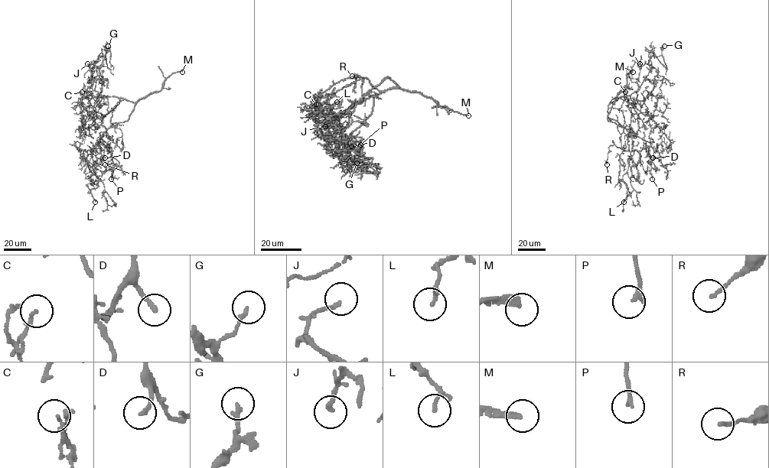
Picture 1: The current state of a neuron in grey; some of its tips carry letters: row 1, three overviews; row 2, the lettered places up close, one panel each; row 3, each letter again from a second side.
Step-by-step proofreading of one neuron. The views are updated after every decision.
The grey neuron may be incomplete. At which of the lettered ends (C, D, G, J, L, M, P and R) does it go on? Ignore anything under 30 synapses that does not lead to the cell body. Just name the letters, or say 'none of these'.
C, D, M, P

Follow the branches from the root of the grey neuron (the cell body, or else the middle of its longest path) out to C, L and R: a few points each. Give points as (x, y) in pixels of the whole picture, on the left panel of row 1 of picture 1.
C: (131, 115), (135, 103), (115, 96), (101, 95), (93, 107), (84, 106), (82, 92)
L: (131, 115), (127, 120), (109, 127), (93, 147), (89, 165), (99, 178), (97, 186), (90, 192), (95, 202)
R: (131, 115), (127, 120), (109, 127), (92, 151), (90, 149), (100, 144), (109, 145), (111, 160), (105, 164)

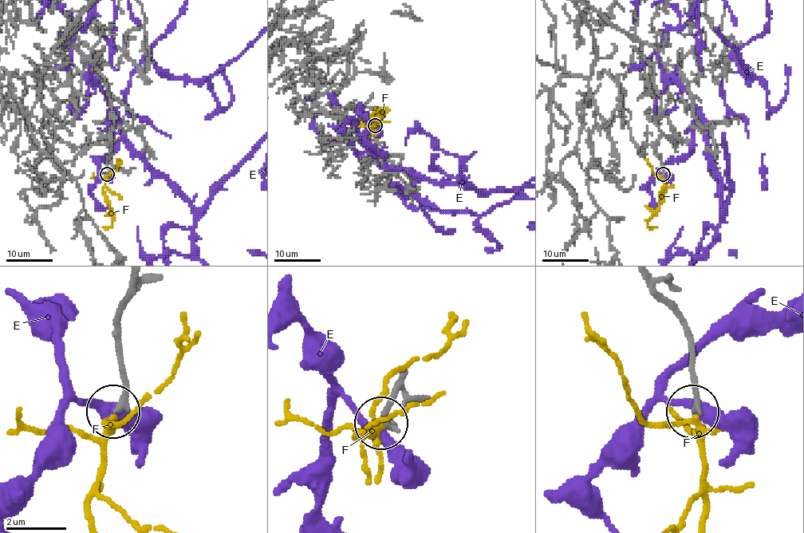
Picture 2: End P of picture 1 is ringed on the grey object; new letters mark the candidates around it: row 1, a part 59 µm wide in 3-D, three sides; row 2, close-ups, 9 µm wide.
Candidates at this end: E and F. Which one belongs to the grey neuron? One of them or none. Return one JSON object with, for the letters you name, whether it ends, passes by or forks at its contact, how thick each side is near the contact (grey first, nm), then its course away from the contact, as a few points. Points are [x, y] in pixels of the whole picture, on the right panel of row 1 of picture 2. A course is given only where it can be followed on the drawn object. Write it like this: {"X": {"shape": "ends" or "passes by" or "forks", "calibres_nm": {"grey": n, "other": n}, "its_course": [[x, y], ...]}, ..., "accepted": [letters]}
{"F": {"shape": "forks", "calibres_nm": {"grey": 190, "other": 140}, "its_course": [[663, 175], [664, 193], [660, 207], [646, 223], [650, 228], [656, 226]]}, "accepted": ["F"]}

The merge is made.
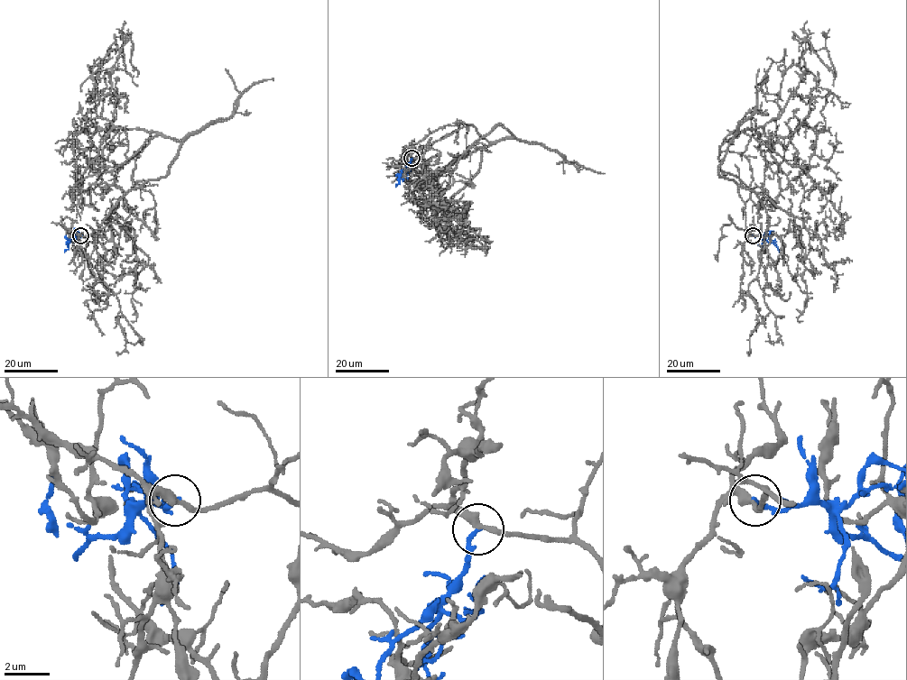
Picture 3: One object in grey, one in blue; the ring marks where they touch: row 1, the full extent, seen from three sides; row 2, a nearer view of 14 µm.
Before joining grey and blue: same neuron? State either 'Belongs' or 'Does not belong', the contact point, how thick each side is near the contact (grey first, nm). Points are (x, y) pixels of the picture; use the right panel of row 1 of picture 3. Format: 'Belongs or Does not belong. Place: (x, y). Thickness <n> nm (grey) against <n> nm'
Does not belong. Place: (753, 235). Thickness 320 nm (grey) against 190 nm

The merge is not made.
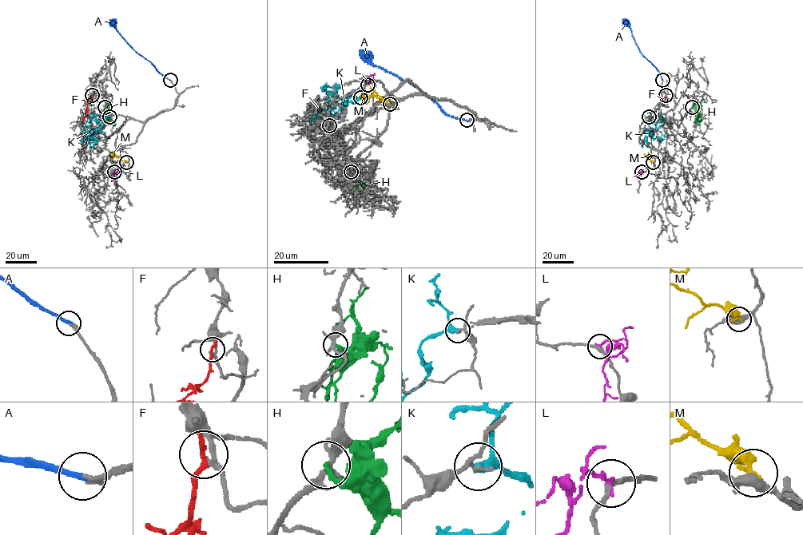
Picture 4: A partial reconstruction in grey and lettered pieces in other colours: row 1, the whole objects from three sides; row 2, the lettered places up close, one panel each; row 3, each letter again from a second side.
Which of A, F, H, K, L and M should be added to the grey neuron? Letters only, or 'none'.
A

